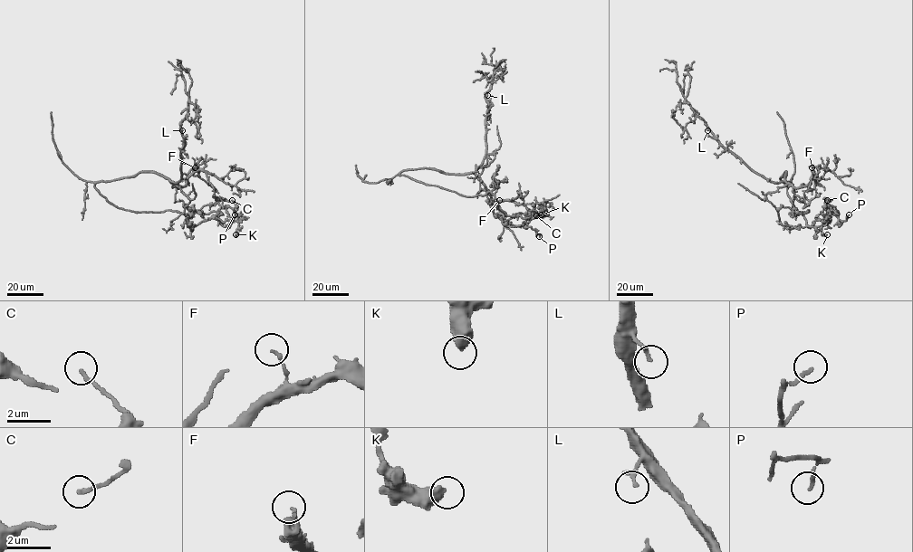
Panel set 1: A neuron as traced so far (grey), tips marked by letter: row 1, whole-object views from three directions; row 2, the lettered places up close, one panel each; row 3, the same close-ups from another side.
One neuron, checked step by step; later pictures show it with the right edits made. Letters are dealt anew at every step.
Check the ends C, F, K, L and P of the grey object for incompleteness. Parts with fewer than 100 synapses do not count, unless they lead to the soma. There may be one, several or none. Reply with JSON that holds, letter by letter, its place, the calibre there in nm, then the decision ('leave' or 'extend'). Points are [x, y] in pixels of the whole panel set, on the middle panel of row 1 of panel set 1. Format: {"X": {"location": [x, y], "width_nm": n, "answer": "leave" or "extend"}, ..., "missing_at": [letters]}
{"C": {"location": [536, 215], "width_nm": 180, "answer": "leave"}, "F": {"location": [499, 200], "width_nm": 110, "answer": "leave"}, "K": {"location": [541, 214], "width_nm": 500, "answer": "leave"}, "L": {"location": [487, 95], "width_nm": 200, "answer": "leave"}, "P": {"location": [539, 236], "width_nm": 160, "answer": "leave"}, "missing_at": []}

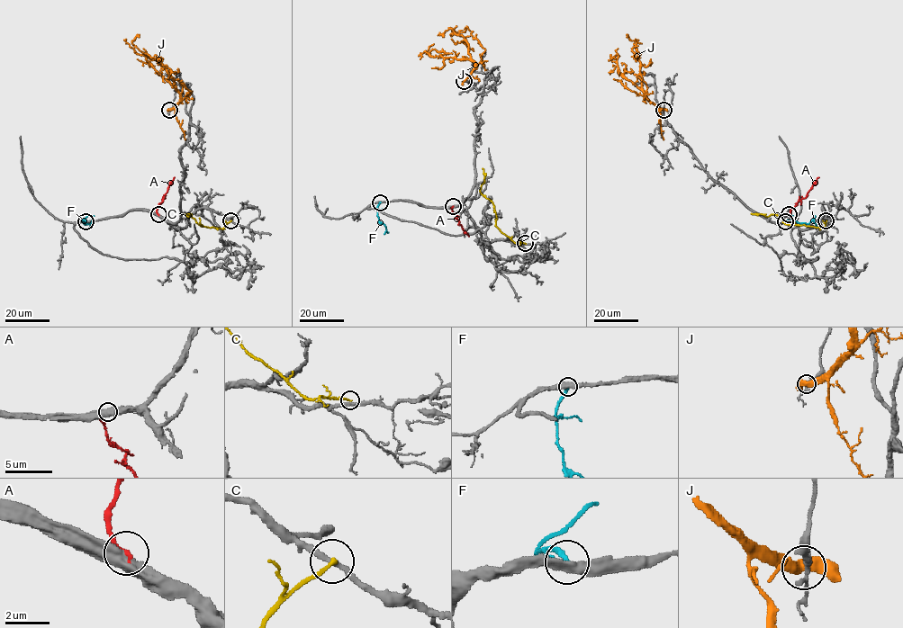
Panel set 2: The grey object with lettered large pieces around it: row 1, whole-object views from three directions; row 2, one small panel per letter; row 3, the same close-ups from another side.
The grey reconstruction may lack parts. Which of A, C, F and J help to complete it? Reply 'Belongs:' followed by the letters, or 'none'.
Belongs: none

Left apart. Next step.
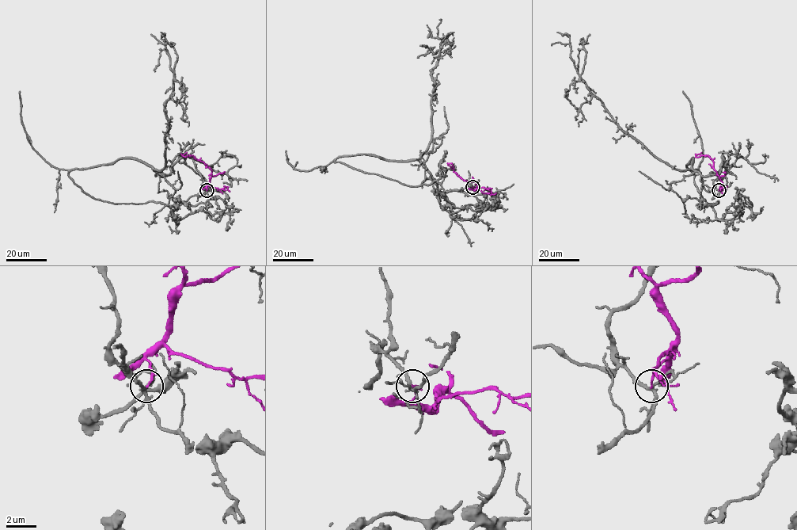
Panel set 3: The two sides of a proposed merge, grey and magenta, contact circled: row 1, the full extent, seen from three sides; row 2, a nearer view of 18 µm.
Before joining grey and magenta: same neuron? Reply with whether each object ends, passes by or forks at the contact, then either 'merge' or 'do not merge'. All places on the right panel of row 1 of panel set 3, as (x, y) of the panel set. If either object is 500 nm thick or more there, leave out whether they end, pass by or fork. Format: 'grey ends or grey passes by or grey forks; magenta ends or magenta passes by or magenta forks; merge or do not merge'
grey forks; magenta ends; do not merge

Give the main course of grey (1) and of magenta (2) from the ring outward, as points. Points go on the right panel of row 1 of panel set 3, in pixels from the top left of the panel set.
1: (719, 190), (722, 156), (705, 176), (692, 158), (717, 219), (751, 203), (752, 220), (763, 206)
2: (719, 190), (722, 181), (713, 168), (712, 160), (707, 155), (696, 157), (701, 152)

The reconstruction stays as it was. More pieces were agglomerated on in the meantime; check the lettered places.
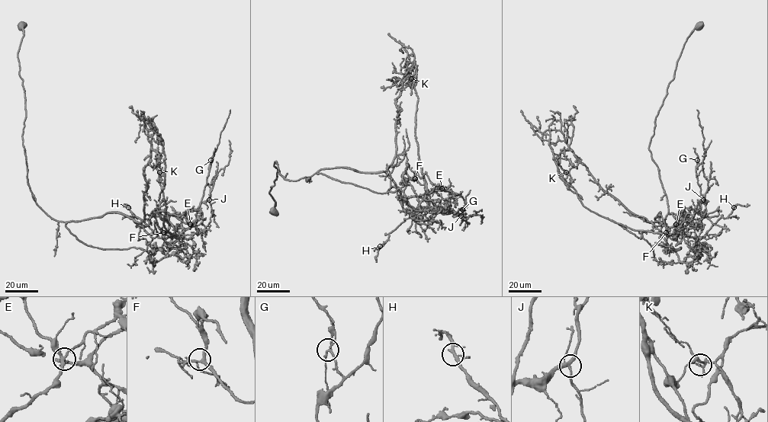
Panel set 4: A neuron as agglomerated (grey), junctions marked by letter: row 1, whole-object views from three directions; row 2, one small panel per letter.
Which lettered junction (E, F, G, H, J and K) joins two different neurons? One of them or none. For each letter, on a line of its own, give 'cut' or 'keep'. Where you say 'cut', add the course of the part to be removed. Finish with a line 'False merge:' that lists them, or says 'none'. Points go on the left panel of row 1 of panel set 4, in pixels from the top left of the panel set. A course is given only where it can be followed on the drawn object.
E: keep
F: keep
G: keep
H: keep
J: keep
K: cut | (159, 173), (165, 180), (164, 226), (172, 234), (176, 228), (194, 225), (213, 154), (230, 110)
False merge: K

